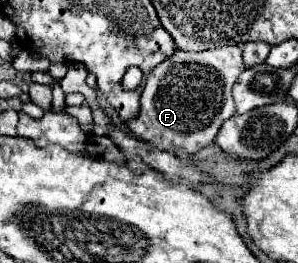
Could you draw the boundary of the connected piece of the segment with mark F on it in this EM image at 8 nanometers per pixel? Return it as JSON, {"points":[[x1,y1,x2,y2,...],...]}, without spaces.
{"points":[[229,45,229,47,217,47,217,49,209,49,203,53,187,53,187,51,175,51,175,55,171,59,165,59,161,65,157,65,147,81,145,81,145,89,141,93,141,113,137,119,127,121,127,127,139,137,145,139,149,143,153,143,157,149,163,151,173,151,175,147,179,149,179,153,187,153,187,155,195,155,199,149,203,149,205,145,213,143,213,139,217,137,221,125,235,113,235,105,233,105,233,95,231,95,231,87,237,81,237,77,243,73,245,65,243,65,243,57,241,57,241,47,239,45]]}

